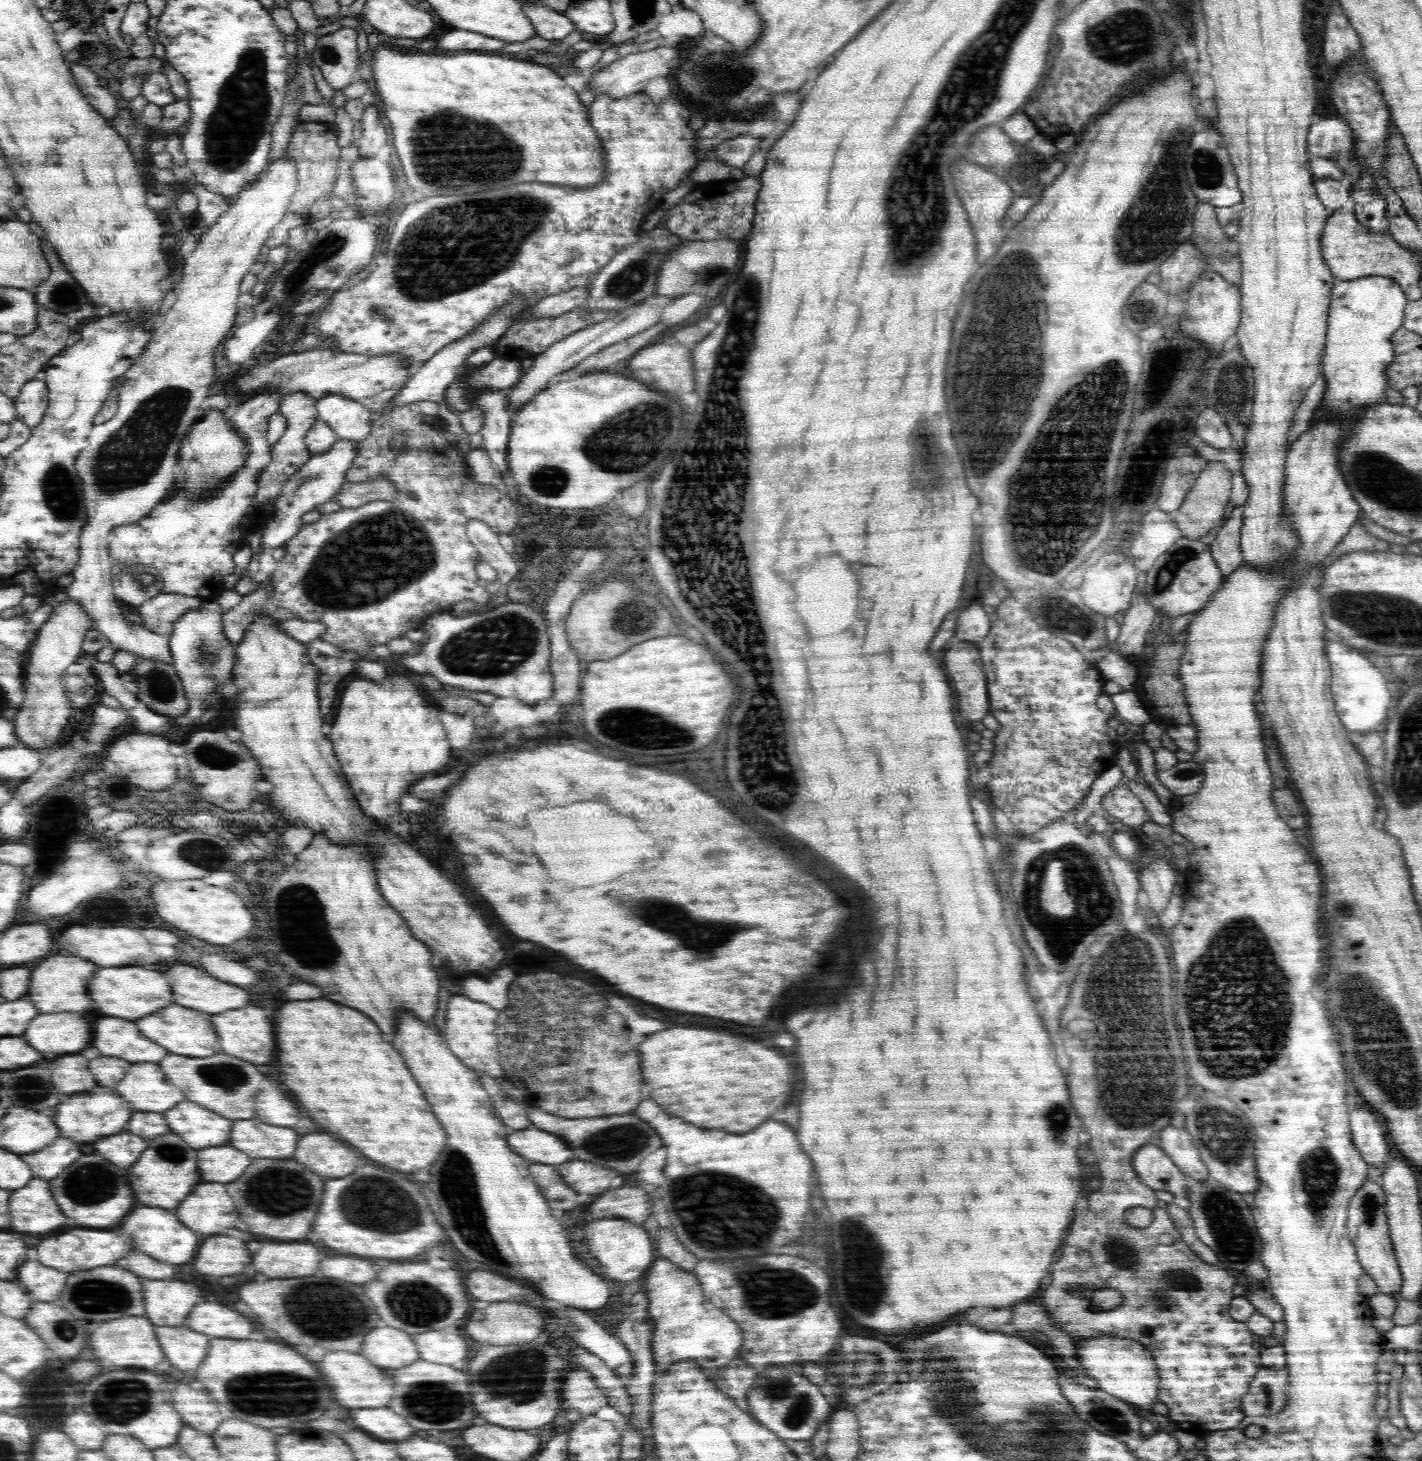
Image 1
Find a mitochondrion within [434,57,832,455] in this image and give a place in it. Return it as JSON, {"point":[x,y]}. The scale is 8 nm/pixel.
{"point":[631,278]}

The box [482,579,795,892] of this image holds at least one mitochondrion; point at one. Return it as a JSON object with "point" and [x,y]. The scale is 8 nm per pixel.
{"point":[632,727]}

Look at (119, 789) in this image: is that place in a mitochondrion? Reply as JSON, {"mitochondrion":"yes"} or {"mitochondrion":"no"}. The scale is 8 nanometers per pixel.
{"mitochondrion":"no"}

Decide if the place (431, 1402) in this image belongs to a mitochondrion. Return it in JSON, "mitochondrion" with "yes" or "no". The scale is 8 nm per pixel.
{"mitochondrion":"yes"}

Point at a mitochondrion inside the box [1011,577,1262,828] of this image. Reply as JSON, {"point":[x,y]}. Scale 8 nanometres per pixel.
{"point":[1060,613]}

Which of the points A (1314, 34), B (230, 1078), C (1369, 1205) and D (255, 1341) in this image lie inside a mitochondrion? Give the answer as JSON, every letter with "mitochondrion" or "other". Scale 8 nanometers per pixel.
{"A":"other","B":"mitochondrion","C":"mitochondrion","D":"other"}

